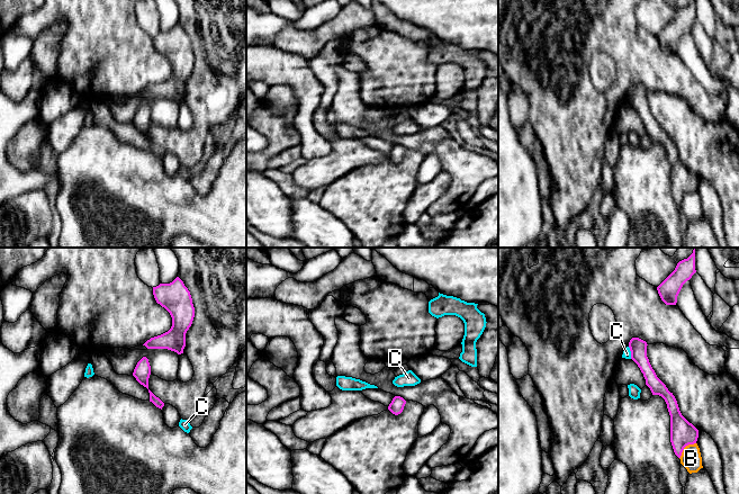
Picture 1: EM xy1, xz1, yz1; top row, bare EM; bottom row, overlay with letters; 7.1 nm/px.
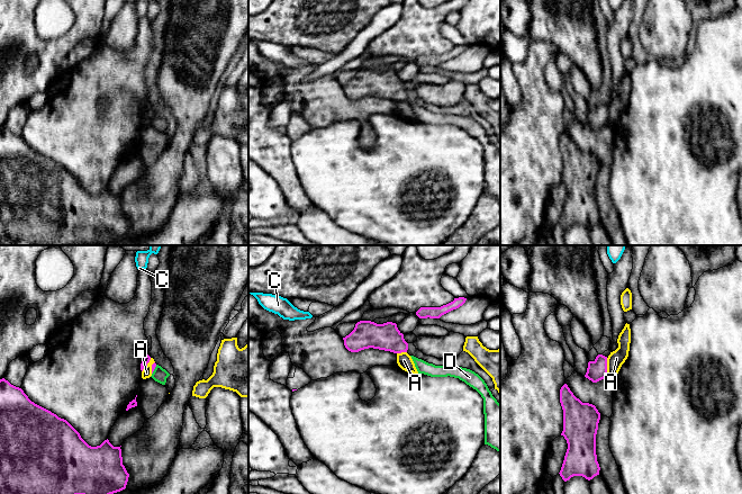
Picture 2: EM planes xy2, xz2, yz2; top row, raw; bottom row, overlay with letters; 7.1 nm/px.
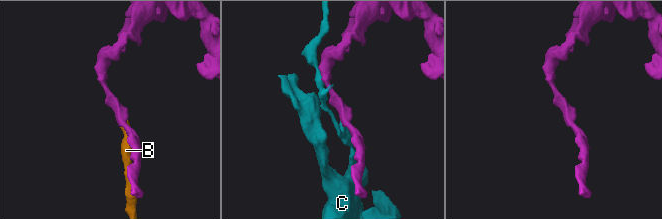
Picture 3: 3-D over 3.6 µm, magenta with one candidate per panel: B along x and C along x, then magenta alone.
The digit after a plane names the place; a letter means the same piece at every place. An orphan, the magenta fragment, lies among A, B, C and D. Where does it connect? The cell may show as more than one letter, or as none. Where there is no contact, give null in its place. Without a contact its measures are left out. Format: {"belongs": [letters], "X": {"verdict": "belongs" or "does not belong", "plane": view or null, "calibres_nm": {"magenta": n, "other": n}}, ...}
{"belongs": ["C"], "A": {"verdict": "does not belong", "plane": "yz2", "calibres_nm": {"magenta": 140, "other": 120}}, "B": {"verdict": "does not belong", "plane": "yz1", "calibres_nm": {"magenta": 180, "other": 150}}, "C": {"verdict": "belongs", "plane": "yz1", "calibres_nm": {"magenta": 120, "other": 60}}, "D": {"verdict": "does not belong", "plane": "xy2", "calibres_nm": {"magenta": 30, "other": 110}}}

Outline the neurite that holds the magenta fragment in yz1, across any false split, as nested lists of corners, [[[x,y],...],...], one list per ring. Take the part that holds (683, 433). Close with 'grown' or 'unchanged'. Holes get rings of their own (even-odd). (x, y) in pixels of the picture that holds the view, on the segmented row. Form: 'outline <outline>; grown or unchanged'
outline [[[632,338],[622,358],[632,359],[643,374],[652,395],[659,395],[665,399],[670,415],[670,442],[675,455],[681,458],[686,446],[696,443],[699,430],[682,415],[675,396],[657,377],[647,357],[647,345],[646,341]]]; grown

